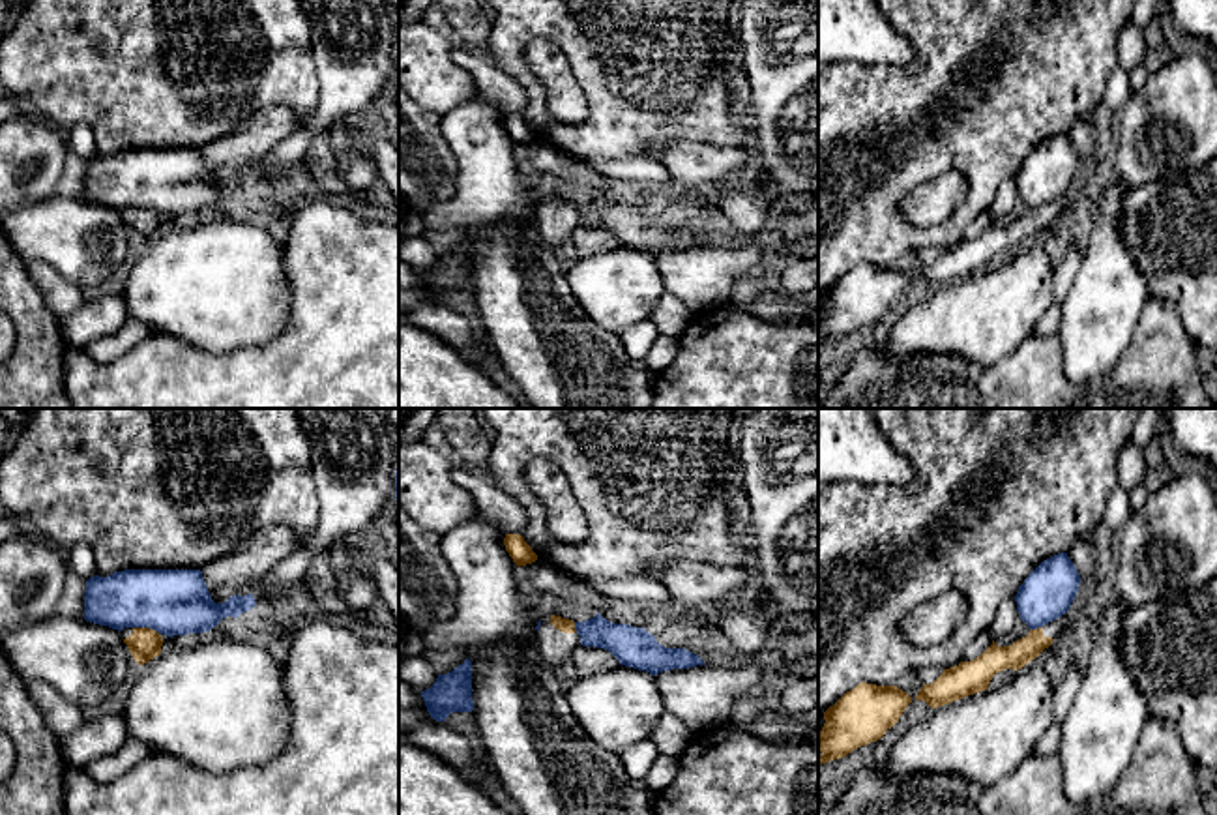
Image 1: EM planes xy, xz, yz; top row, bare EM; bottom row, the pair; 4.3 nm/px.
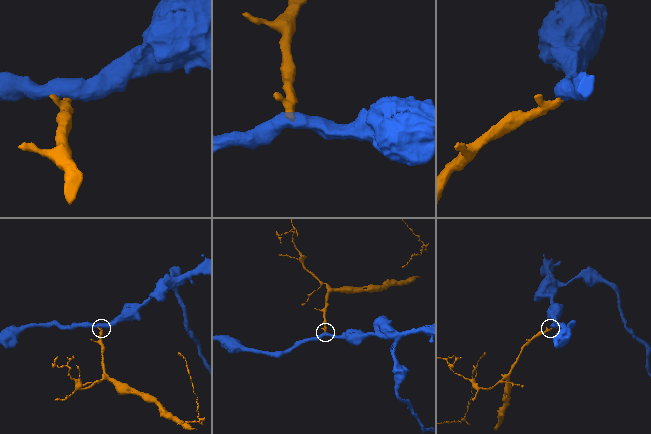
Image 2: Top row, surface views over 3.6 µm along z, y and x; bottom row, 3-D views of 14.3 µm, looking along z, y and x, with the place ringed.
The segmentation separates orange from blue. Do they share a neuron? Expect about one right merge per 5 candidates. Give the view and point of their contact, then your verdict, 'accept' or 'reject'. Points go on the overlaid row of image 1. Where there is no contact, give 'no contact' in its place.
contact xy (146, 628); reject

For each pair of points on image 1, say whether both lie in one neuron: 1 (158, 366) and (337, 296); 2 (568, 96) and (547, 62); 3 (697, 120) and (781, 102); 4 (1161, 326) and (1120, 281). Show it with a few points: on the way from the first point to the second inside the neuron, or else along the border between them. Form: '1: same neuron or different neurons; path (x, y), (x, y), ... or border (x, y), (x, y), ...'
1: same neuron; path (203, 370), (264, 370), (293, 341)
2: same neuron; path (560, 88), (553, 70)
3: different neurons; border (746, 111), (751, 122), (749, 145)
4: different neurons; border (1148, 296), (1135, 334), (1126, 347)

